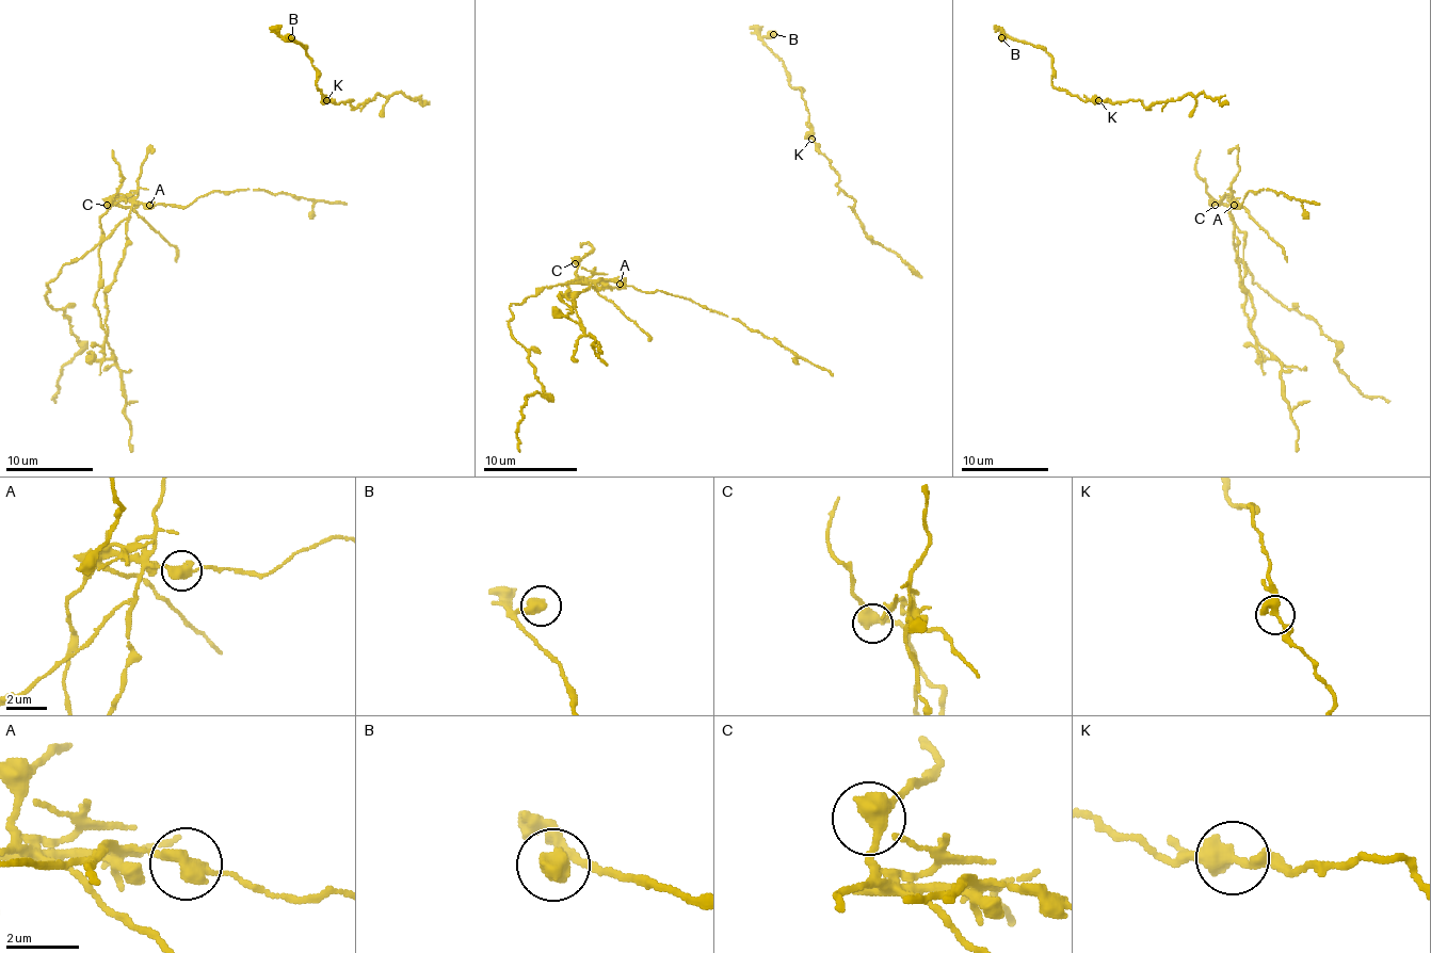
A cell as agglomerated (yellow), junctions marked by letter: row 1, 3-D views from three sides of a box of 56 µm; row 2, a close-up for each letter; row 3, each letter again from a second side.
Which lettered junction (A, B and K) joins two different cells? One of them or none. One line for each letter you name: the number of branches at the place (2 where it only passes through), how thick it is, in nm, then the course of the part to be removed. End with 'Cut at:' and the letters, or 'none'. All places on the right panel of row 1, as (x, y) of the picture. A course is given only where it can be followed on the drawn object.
A: Branches: 2. Thickness 420 nm. Course of the part to remove: (1234, 205), (1236, 257), (1256, 283), (1288, 309), (1307, 316), (1336, 343), (1338, 370), (1364, 396), (1391, 400)
Cut at: A

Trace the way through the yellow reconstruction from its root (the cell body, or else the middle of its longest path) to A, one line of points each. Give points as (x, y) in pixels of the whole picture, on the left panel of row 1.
A: (261, 190), (209, 192), (186, 207), (148, 205)

